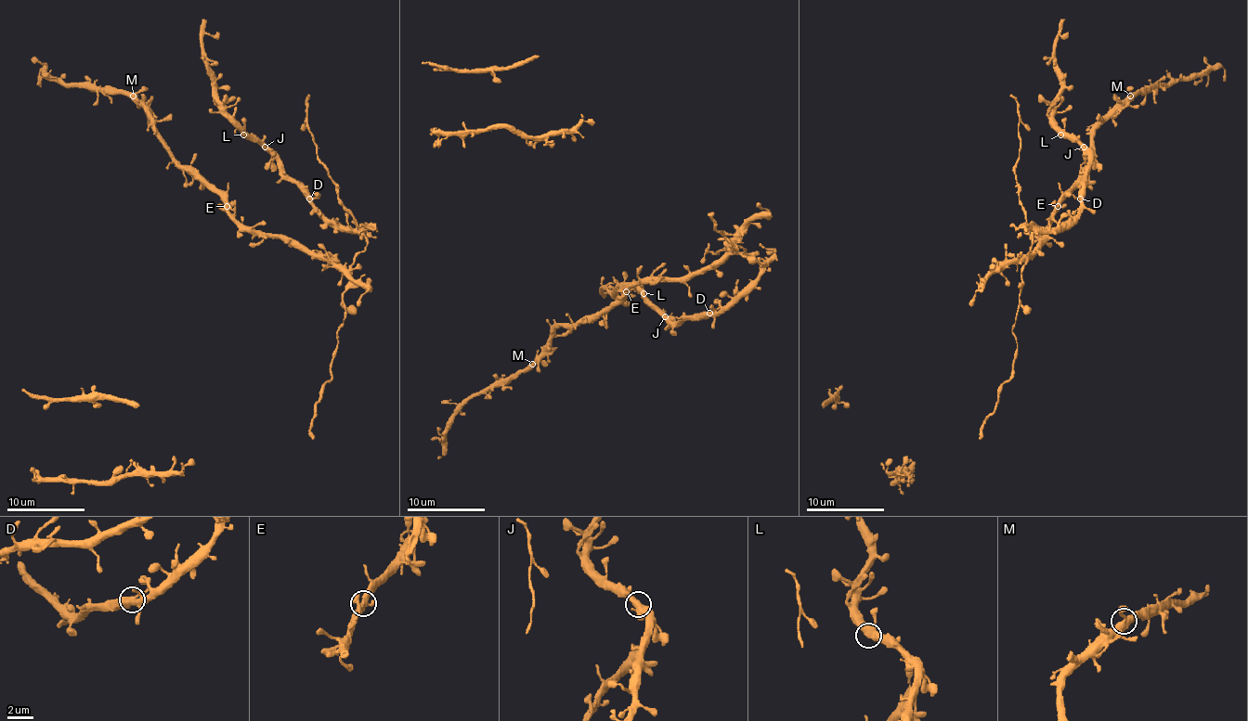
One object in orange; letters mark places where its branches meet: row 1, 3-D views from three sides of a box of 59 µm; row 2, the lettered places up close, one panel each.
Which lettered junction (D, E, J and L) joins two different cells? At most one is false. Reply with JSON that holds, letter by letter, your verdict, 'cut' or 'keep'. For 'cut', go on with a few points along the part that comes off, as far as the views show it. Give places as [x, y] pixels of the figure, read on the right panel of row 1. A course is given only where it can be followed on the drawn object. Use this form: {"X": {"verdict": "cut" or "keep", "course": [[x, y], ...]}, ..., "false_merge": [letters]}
{"D": {"verdict": "keep"}, "E": {"verdict": "keep"}, "J": {"verdict": "keep"}, "L": {"verdict": "keep"}, "false_merge": []}

